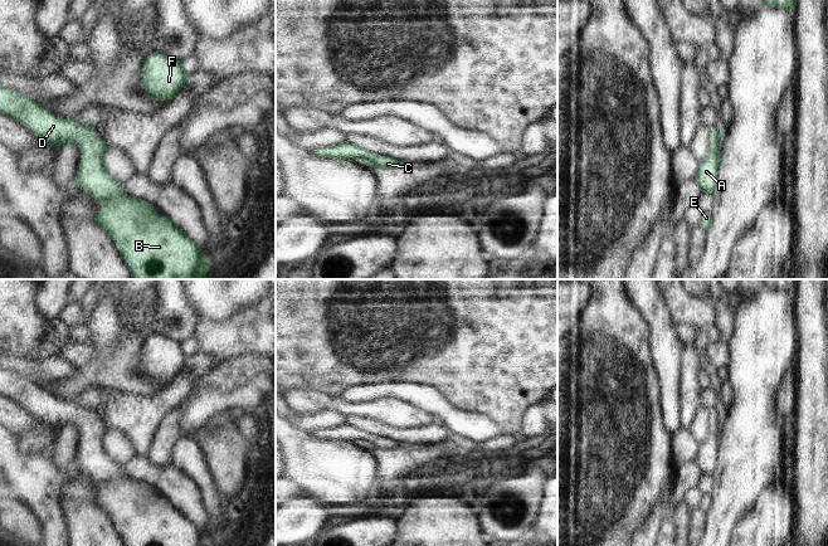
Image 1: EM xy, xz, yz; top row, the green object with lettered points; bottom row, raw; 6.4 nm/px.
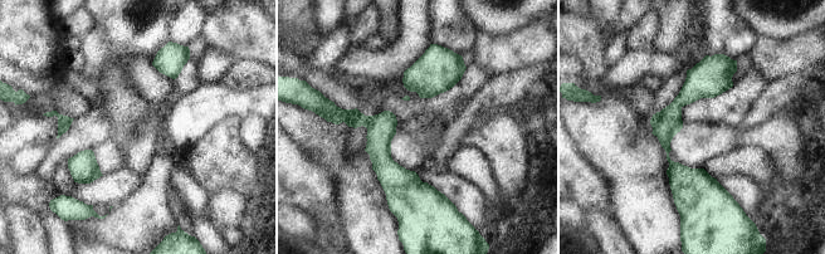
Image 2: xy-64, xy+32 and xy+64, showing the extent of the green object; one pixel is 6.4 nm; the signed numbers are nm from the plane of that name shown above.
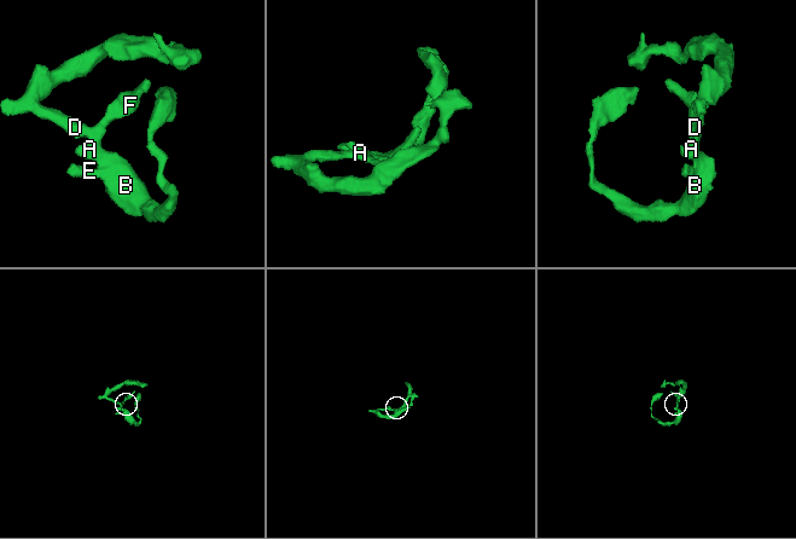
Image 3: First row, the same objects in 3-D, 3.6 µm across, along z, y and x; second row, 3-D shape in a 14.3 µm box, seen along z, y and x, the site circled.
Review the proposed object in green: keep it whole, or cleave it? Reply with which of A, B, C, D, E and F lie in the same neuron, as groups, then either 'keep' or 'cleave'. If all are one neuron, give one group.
A B C D E F; keep

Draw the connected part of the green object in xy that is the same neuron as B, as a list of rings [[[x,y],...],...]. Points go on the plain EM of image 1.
[[[0,369],[0,395],[14,399],[55,430],[79,425],[82,438],[73,467],[101,484],[94,504],[108,515],[127,546],[209,546],[196,526],[167,497],[160,497],[152,484],[122,476],[122,465],[104,448],[108,429],[93,409],[83,409],[73,400],[60,400],[44,385],[5,369]]]

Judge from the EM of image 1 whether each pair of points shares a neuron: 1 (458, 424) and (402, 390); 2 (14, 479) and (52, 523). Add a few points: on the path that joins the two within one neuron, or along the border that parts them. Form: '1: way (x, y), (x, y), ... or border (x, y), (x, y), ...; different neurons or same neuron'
1: way (444, 410), (430, 398), (415, 393); same neuron
2: way (25, 488), (49, 512); same neuron

